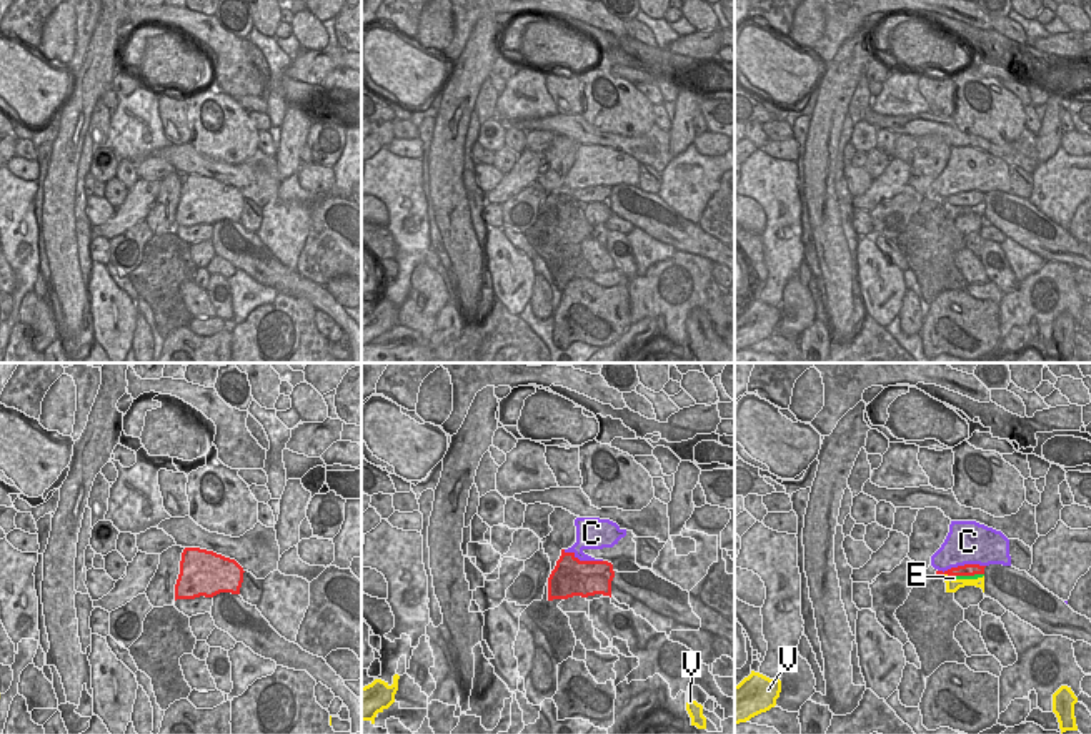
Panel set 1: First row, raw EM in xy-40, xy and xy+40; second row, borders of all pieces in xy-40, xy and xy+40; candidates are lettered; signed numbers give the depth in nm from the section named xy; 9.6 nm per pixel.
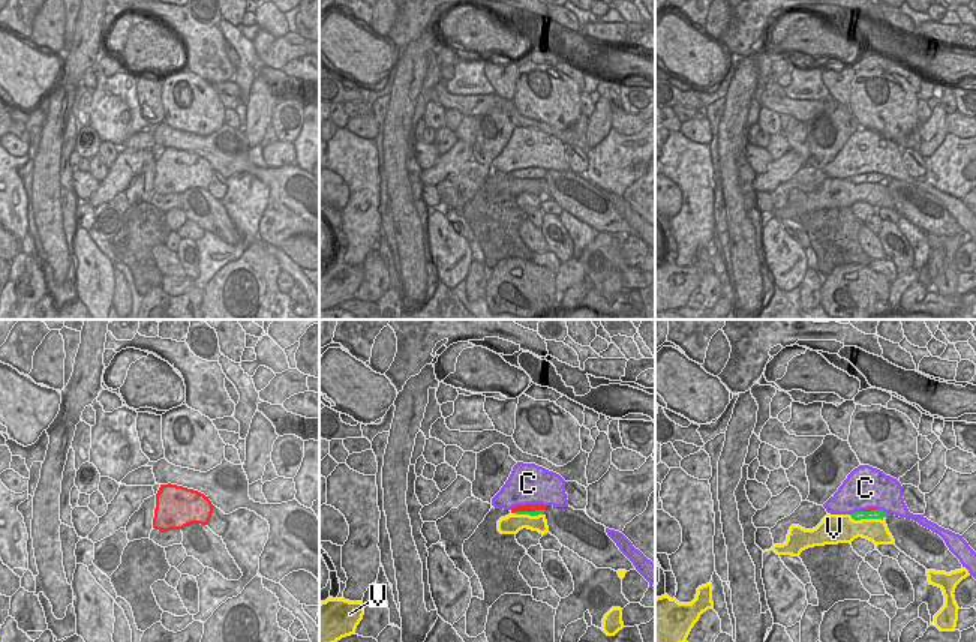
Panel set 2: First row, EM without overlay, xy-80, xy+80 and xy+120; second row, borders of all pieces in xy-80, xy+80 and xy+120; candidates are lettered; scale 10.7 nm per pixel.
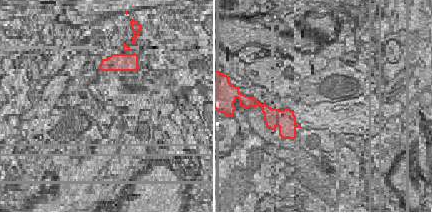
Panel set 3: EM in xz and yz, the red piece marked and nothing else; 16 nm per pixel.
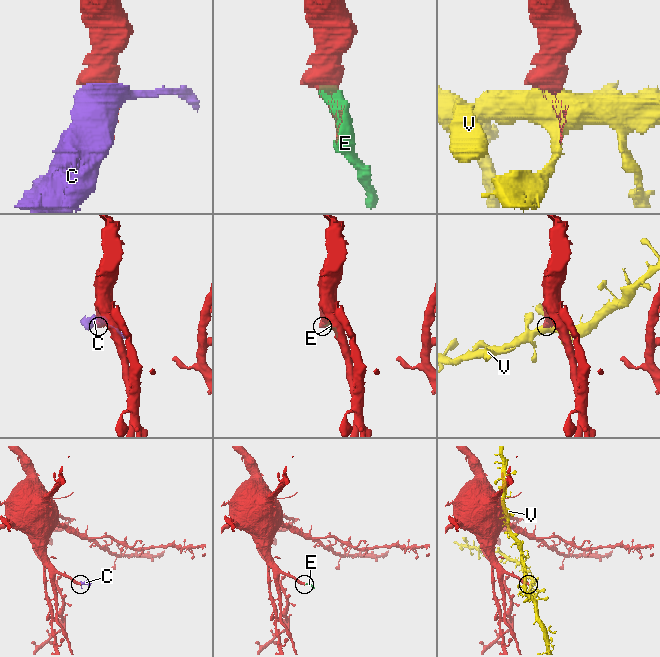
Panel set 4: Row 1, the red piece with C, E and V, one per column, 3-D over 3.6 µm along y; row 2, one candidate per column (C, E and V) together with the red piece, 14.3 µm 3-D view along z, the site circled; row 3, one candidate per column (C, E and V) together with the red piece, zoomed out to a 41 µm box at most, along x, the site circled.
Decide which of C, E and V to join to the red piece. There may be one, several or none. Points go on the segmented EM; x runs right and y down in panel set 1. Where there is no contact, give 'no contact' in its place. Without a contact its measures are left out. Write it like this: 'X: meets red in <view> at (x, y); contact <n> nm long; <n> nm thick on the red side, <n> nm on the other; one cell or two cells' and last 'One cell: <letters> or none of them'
C: meets red in xy+40 at (961, 566); contact 460 nm long; 130 nm thick on the red side, 420 nm on the other; one cell
E: meets red in xy+40 at (966, 575); contact 320 nm long; 130 nm thick on the red side, 50 nm on the other; two cells
V: meets red in xy+40 at (948, 575); contact 100 nm long; 130 nm thick on the red side, 130 nm on the other; two cells
One cell: C

